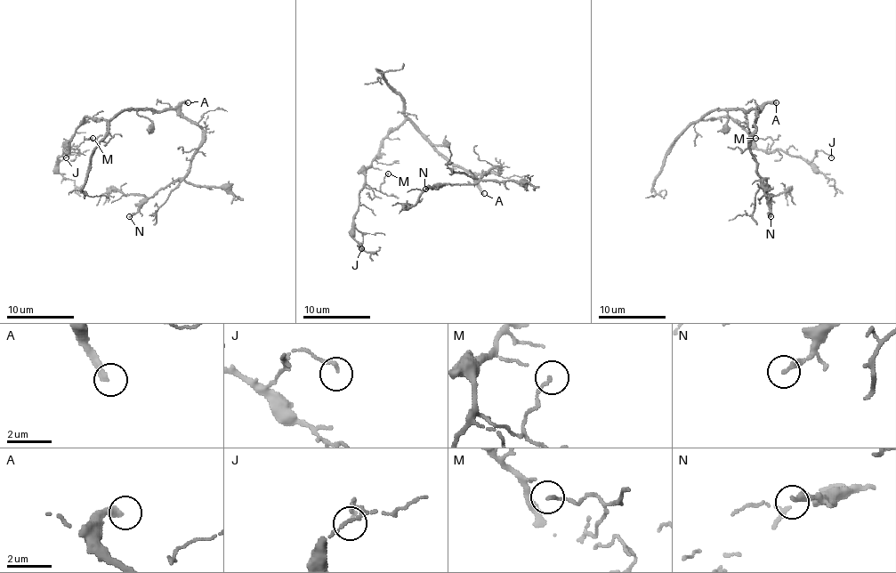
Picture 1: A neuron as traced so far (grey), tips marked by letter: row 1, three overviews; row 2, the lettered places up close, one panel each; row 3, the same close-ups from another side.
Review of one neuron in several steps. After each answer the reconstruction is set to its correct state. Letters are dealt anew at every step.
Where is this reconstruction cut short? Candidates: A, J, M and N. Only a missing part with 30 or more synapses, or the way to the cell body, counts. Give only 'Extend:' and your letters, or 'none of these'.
Extend: A

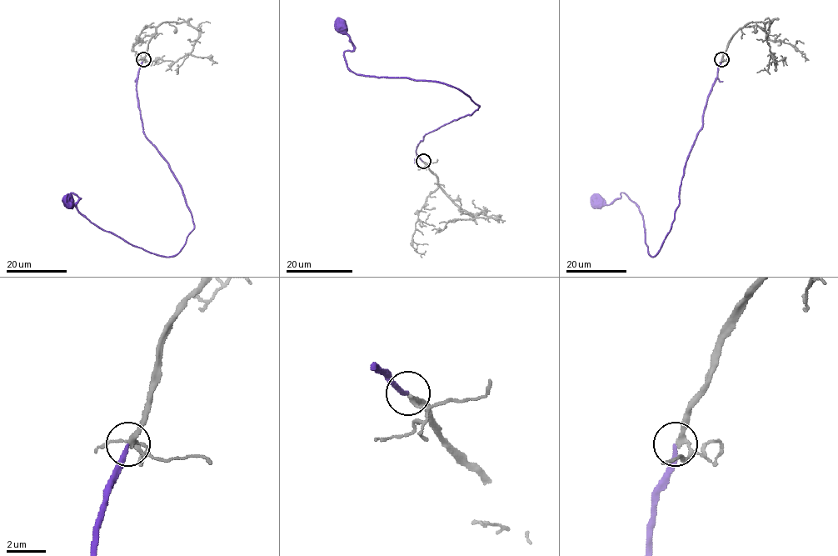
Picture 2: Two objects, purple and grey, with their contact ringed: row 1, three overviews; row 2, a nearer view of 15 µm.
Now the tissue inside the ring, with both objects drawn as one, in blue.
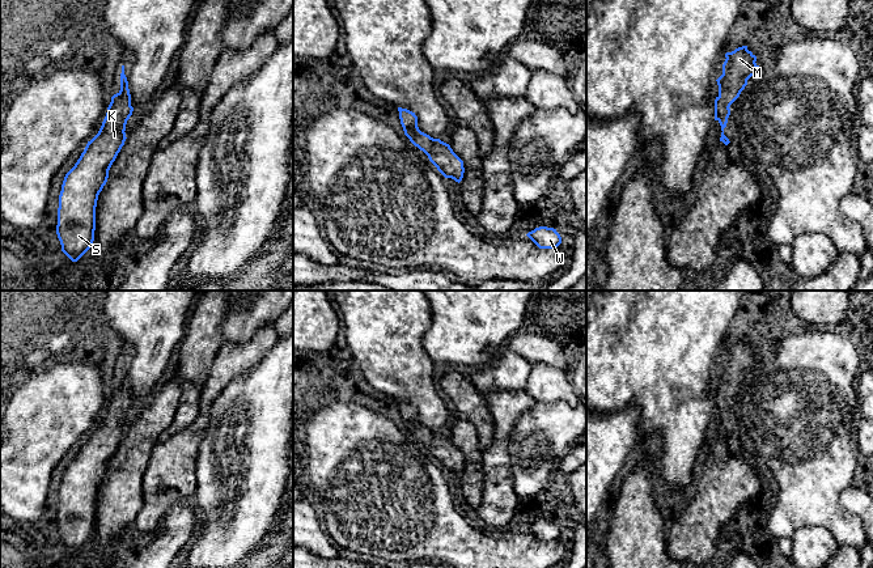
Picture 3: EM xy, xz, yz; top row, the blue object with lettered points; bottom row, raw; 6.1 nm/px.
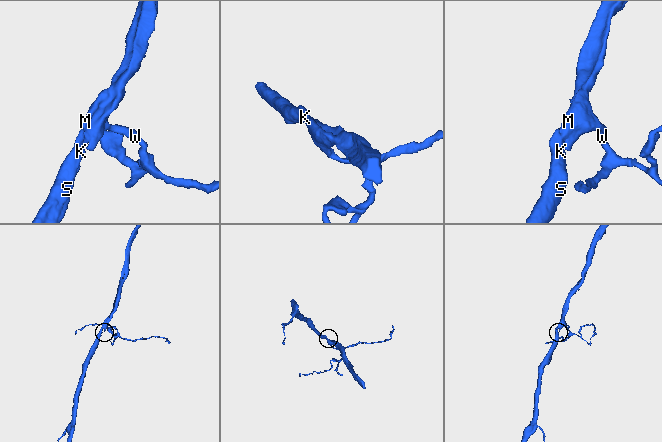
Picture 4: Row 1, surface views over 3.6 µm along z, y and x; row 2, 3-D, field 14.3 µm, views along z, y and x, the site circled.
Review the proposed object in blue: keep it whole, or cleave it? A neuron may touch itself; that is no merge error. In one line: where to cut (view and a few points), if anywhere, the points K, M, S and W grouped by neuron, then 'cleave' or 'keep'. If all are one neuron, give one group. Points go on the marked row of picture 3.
no cut; K M S W; keep

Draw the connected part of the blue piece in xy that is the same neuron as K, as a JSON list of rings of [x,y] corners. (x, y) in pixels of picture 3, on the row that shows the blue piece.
[[[122,65],[120,90],[111,97],[98,133],[88,141],[62,185],[56,234],[62,251],[72,262],[77,262],[93,245],[98,195],[124,145],[126,124],[132,111],[128,81]]]

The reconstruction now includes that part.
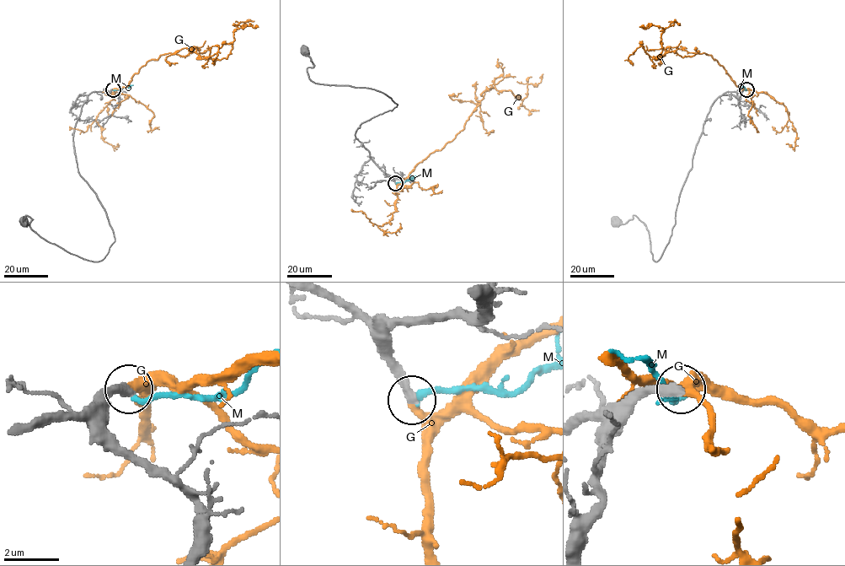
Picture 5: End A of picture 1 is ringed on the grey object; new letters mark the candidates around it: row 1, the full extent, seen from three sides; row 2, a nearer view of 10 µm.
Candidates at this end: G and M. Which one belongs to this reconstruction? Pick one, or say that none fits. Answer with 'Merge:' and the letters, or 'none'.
Merge: G

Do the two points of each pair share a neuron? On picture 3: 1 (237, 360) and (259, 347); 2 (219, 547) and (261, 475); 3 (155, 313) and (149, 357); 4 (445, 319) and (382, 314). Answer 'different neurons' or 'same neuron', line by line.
1: same neuron
2: same neuron
3: same neuron
4: different neurons

